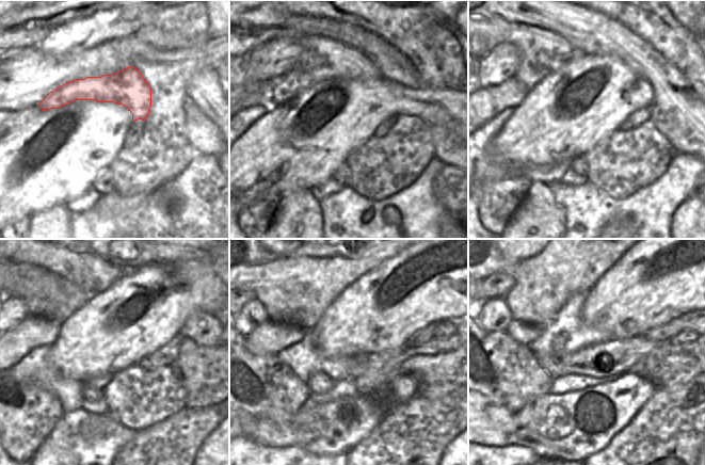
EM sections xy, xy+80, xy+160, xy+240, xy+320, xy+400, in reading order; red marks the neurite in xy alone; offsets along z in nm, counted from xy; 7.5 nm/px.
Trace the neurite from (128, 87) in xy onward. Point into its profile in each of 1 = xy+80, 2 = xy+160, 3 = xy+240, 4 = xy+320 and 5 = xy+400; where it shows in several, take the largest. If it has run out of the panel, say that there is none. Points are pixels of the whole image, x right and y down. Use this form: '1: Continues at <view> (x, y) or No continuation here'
1: Continues at xy+80 (290, 84)
2: Continues at xy+160 (528, 74)
3: Continues at xy+240 (31, 292)
4: Continues at xy+320 (269, 292)
5: Continues at xy+400 (522, 306)

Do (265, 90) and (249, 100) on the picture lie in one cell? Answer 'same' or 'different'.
same

